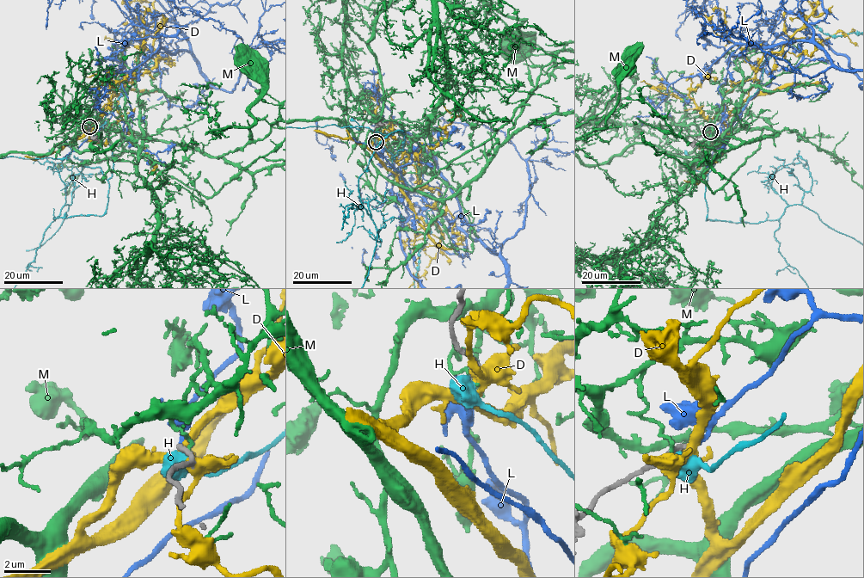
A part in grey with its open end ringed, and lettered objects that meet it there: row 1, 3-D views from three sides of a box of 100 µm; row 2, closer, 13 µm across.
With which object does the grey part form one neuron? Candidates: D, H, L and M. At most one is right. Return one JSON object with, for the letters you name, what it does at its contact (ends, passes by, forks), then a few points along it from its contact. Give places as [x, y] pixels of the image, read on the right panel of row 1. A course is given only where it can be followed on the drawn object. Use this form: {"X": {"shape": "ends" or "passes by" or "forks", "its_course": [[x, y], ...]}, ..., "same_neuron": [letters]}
{"L": {"shape": "ends"}, "same_neuron": ["L"]}

